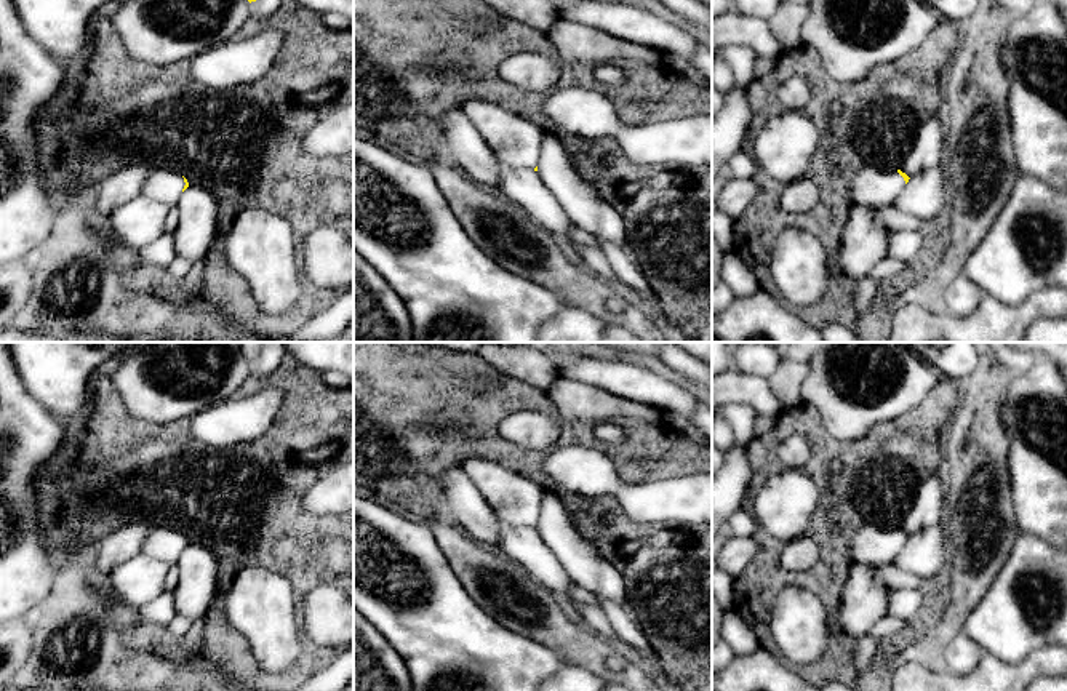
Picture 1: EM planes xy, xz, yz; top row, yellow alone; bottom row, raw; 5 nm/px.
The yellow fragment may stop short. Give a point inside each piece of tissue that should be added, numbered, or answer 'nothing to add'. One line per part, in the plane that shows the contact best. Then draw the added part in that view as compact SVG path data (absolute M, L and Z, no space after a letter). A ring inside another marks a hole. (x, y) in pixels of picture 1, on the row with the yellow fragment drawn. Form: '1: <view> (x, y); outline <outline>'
1: xy (162, 184); outline M155 168L146 179L142 194L147 198L163 202L174 208L186 182L184 178L171 170Z

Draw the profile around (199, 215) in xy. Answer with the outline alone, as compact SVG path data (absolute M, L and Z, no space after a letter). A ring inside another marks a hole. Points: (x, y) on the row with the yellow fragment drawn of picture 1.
M189 186L174 208L179 211L179 222L173 232L178 258L192 262L203 259L219 232L216 198L200 186Z

